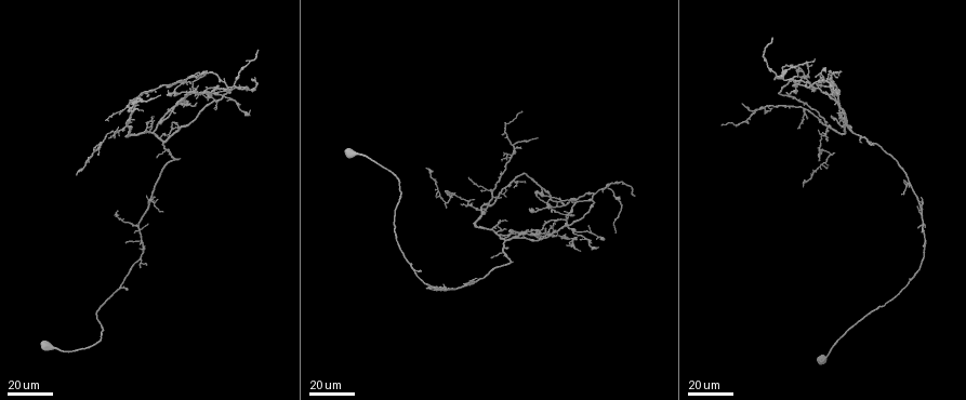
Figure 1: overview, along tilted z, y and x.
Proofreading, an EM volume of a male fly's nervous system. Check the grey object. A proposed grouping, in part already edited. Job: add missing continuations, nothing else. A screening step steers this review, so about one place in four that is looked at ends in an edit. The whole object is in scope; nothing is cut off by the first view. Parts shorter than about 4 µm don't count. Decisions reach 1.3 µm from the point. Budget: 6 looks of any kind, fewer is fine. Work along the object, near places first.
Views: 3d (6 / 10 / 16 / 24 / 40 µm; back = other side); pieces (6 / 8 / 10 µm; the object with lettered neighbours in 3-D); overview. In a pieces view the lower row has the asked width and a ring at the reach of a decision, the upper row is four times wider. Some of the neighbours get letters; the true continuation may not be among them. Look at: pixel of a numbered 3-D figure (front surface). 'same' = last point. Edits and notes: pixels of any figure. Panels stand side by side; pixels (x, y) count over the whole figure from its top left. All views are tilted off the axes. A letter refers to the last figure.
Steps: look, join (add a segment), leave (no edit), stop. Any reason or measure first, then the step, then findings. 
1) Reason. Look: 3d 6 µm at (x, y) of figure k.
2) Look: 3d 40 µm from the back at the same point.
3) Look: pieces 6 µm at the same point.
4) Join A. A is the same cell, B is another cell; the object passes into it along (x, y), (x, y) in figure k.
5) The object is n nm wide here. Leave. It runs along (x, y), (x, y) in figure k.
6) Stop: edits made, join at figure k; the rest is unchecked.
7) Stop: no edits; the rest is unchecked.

An open end. Look: 3d 24 µm at (245, 62) of figure 1.

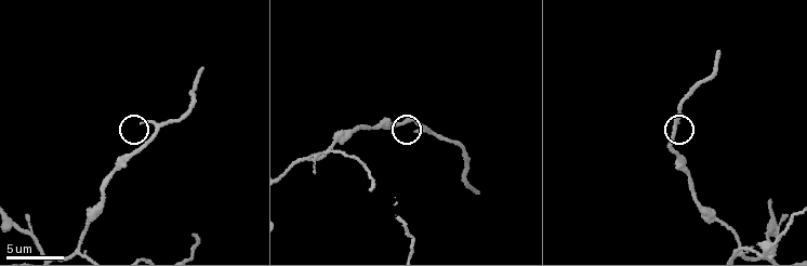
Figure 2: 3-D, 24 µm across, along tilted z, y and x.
Look: pieces 8 µm at (414, 130) of figure 2.

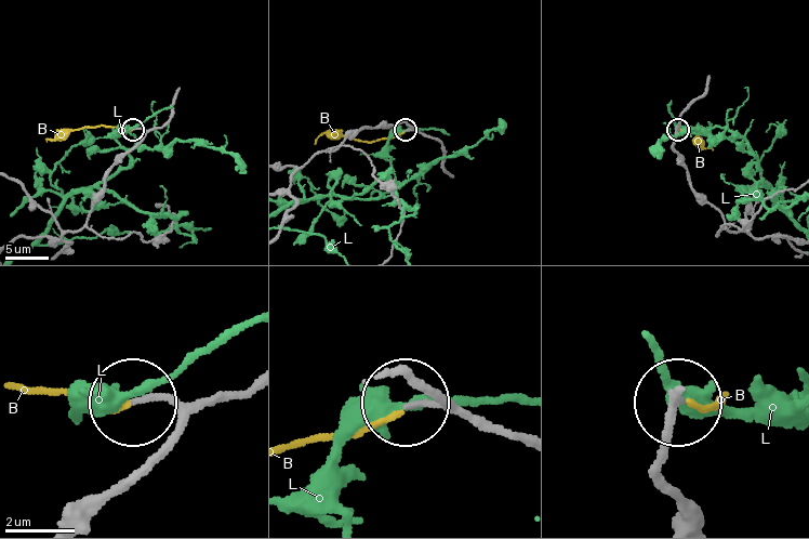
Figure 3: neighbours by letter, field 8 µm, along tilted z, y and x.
Join B. B is the same cell, L is another cell; it goes on there.

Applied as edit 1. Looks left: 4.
Look: overview.

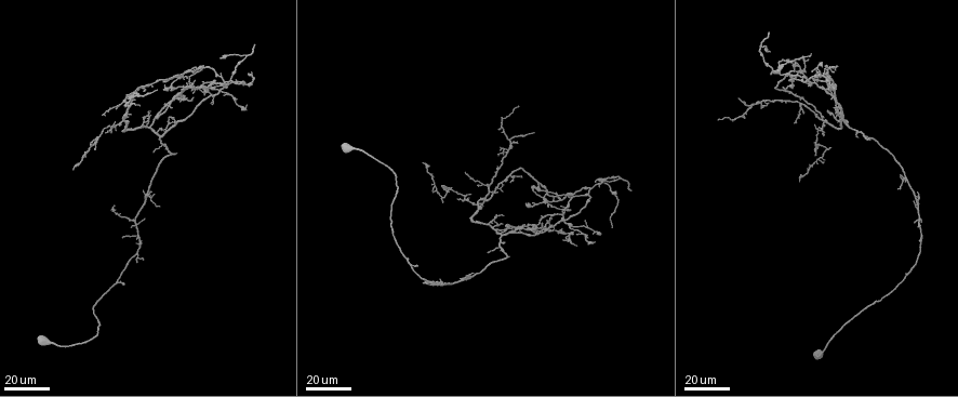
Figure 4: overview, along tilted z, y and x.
Branch stops here. Look: 3d 24 µm at (630, 190) of figure 4.

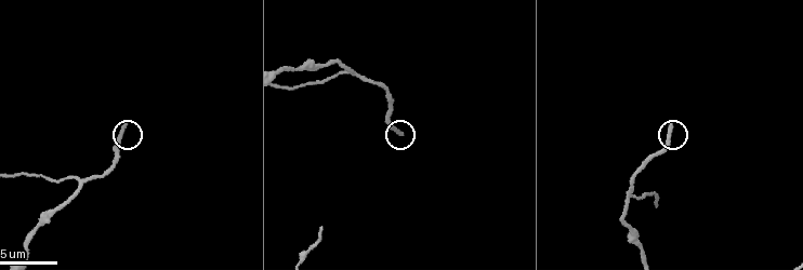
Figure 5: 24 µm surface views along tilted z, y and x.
Look: pieces 8 µm at (123, 127) of figure 5.

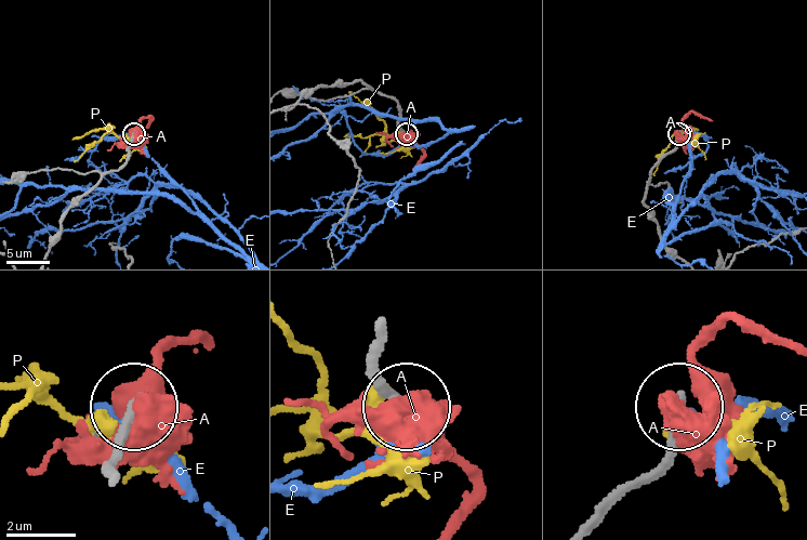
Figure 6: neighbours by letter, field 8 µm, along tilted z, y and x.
Leave. A, E and P are other cells; it runs along (116, 473), (129, 406) in figure 6; no lettered segment goes on from it.

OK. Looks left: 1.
Stop: edits made, join at figure 3; the rest is unchecked.

